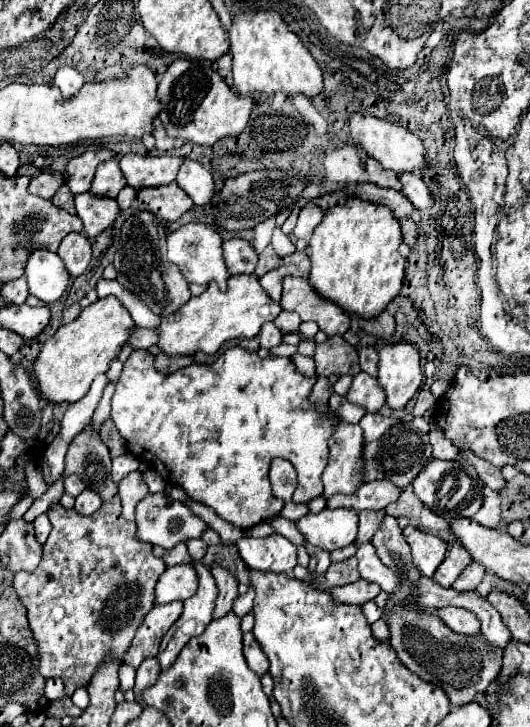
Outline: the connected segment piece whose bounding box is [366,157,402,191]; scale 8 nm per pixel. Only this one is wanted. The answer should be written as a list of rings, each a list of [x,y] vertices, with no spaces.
[[[372,157],[366,161],[366,173],[368,173],[370,183],[374,183],[374,185],[378,185],[378,187],[388,187],[388,189],[396,189],[396,191],[402,189],[398,175],[392,173],[392,171],[388,171],[388,169],[384,169],[384,167],[382,167],[376,159],[372,159]]]

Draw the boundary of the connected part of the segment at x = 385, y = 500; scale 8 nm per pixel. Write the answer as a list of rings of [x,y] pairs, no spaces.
[[[370,481],[364,483],[356,493],[352,495],[332,495],[328,499],[328,507],[350,507],[356,511],[362,509],[384,509],[386,505],[390,505],[392,501],[396,501],[400,497],[402,489],[392,485],[390,481]]]

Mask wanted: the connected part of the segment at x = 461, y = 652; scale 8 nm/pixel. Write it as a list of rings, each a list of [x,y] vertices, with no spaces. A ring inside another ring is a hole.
[[[396,605],[386,619],[390,627],[390,645],[402,665],[406,665],[420,679],[440,687],[452,705],[466,705],[474,701],[476,693],[484,693],[502,669],[500,649],[492,649],[492,645],[484,641],[484,635],[468,637],[454,633],[434,615],[434,611],[426,609],[420,613]]]

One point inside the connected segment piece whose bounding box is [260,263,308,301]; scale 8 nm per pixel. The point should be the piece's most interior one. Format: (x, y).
(272, 281)

